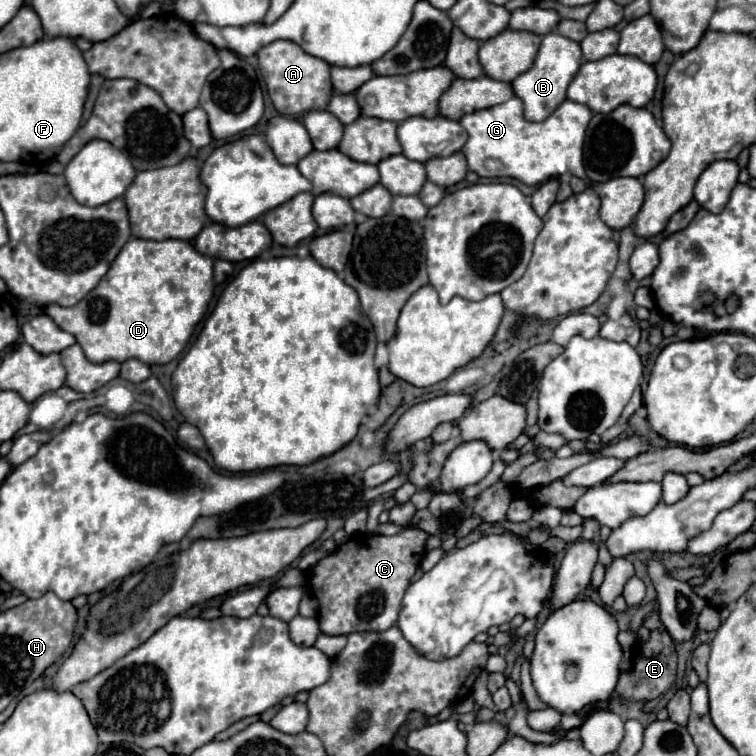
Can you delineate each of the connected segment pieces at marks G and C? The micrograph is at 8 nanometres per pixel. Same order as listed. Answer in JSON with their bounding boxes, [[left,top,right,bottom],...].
[[460,98,592,186],[308,526,430,636]]

